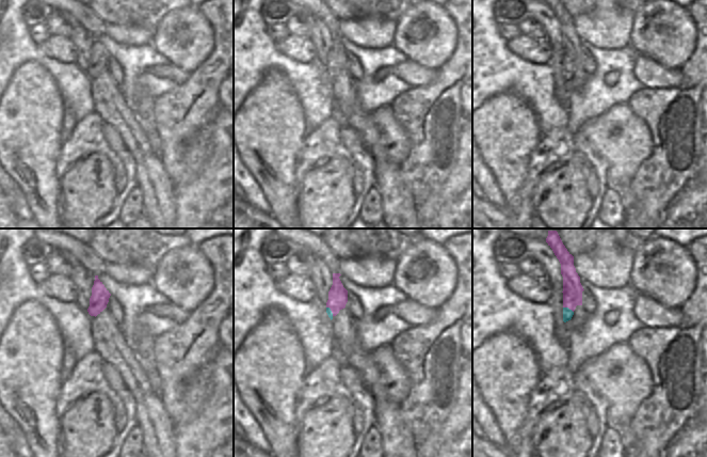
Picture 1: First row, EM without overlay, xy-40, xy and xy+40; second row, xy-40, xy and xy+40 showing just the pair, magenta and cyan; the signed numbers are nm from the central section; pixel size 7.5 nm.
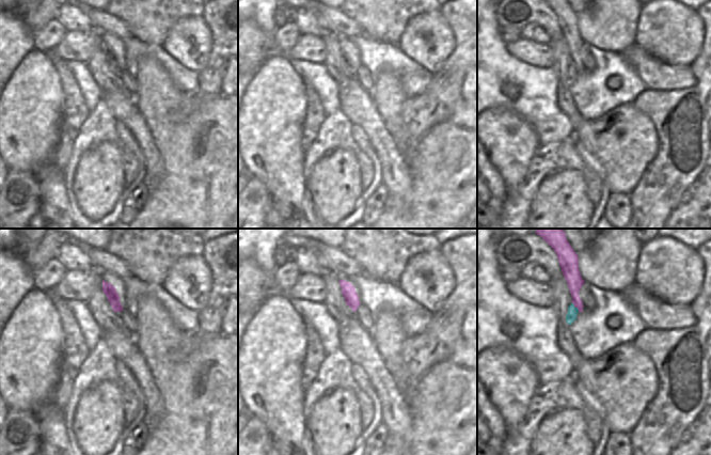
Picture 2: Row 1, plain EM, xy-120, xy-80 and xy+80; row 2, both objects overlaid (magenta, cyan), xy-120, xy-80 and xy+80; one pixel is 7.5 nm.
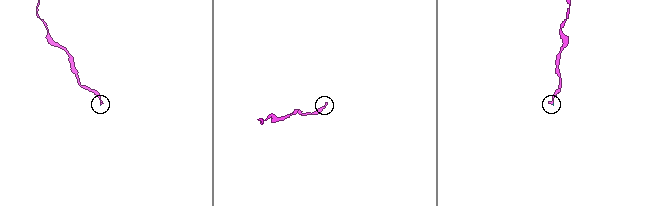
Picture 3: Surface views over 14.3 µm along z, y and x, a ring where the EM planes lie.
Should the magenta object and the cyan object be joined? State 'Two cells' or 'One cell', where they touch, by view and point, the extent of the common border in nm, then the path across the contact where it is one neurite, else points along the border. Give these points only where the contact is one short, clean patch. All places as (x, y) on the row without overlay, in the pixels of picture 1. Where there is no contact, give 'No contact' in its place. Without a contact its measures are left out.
Two cells. Touches magenta at xy+40 (568, 68). Shared border 90 nm. Boundary: xy+40 (563, 67), (573, 73)

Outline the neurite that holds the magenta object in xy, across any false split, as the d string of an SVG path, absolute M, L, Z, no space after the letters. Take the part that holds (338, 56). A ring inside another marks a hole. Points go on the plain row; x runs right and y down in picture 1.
M333 34L333 46L328 52L328 61L326 63L326 68L330 68L333 74L331 86L335 101L335 114L360 136L365 146L373 157L375 163L375 186L382 195L383 221L386 226L388 228L420 228L414 198L401 176L401 168L388 157L382 133L375 125L371 113L364 111L358 104L356 81L346 69L348 51L343 48L339 40L340 36L340 34Z

